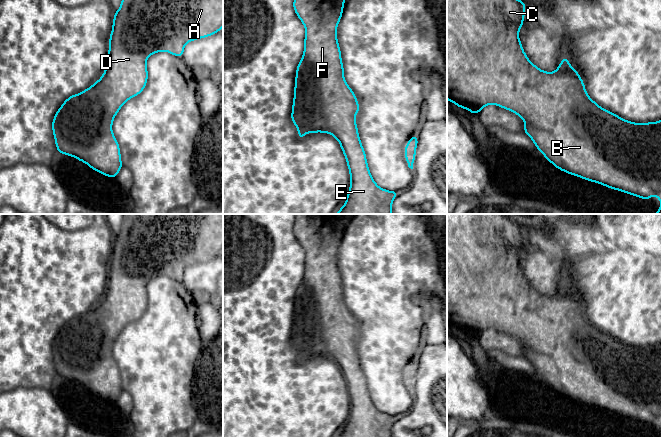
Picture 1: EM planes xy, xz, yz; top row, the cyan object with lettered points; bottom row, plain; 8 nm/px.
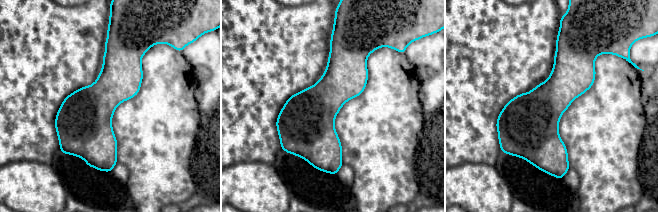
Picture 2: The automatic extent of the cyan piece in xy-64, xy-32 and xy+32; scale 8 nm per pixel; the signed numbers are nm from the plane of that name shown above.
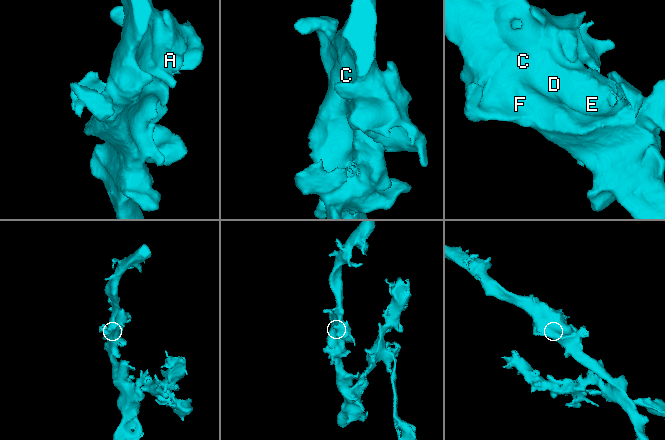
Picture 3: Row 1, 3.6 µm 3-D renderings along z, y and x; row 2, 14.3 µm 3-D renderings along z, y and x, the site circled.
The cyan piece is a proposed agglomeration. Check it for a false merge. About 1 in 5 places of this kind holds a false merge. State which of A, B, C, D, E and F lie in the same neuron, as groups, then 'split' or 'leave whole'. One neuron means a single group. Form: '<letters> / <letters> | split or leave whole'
A B C D E F | leave whole

